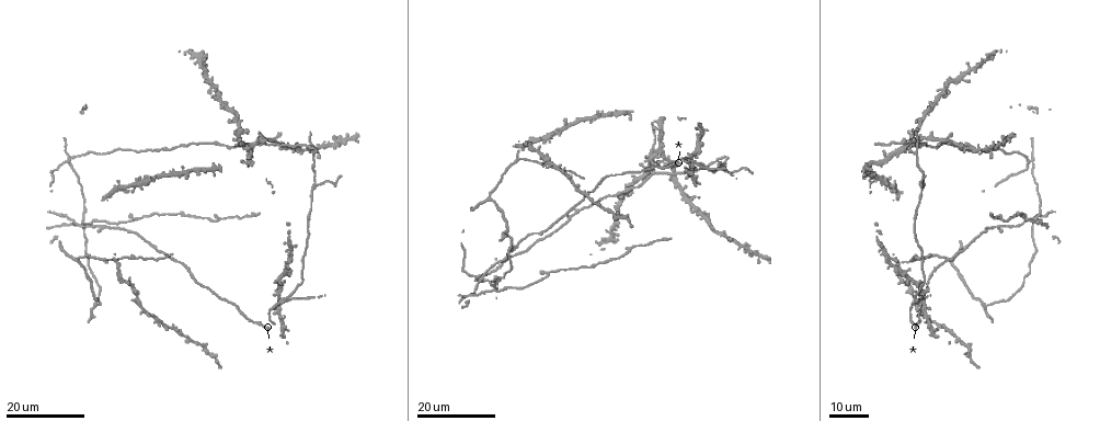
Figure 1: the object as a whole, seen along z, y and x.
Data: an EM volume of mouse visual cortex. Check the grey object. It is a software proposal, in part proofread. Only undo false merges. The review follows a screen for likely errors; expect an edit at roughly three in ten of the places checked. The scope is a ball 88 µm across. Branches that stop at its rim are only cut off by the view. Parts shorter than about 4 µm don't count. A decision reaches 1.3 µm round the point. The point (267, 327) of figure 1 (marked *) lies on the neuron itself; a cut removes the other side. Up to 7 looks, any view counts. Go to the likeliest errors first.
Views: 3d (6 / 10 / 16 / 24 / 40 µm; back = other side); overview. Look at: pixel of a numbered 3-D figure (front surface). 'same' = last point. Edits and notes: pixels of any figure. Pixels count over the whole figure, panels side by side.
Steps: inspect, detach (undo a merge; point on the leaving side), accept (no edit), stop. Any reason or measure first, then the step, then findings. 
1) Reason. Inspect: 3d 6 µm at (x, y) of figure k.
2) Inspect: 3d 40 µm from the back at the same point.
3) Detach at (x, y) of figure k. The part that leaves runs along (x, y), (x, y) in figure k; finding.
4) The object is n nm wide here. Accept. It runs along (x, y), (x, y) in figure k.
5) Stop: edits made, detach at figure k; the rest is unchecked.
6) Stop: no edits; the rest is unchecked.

Branch point. Inspect: 3d 16 µm at (727, 173) of figure 1.

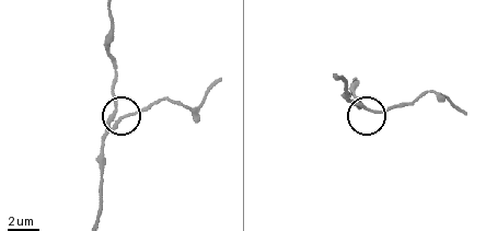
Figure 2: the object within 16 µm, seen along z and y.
Zoom in. Inspect: 3d 10 µm at (364, 106) of figure 2.

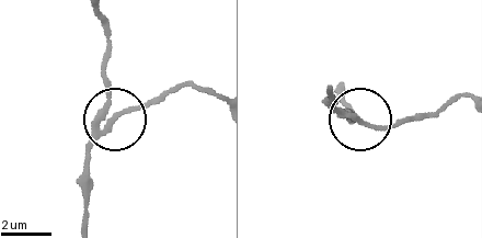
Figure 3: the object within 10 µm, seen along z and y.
Inspect: 3d 10 µm from the back at (113, 116) of figure 3.

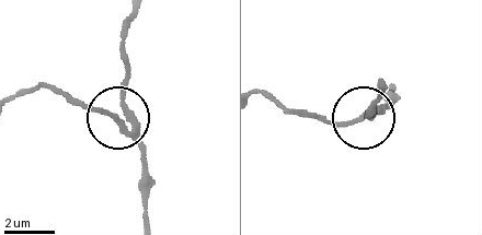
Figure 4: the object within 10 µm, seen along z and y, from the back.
The side arm is 9 µm long. Accept. It runs along (147, 222), (147, 172), (135, 134), (110, 114), (55, 91) in figure 4; one neuron here.

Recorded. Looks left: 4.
Three arms meet. Inspect: 3d 16 µm at (987, 306) of figure 1.

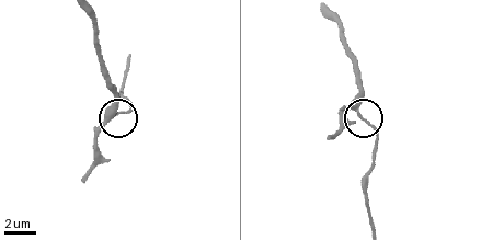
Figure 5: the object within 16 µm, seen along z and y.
Closer look. Inspect: 3d 6 µm at (361, 117) of figure 5.

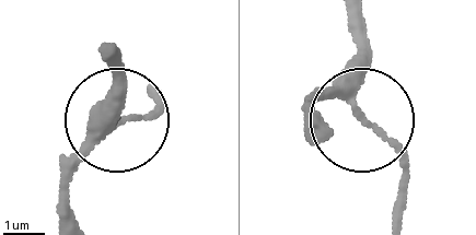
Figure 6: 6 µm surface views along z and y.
3 arms meet here. Accept. One neuron here.

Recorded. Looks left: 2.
Stop: no edits; the rest is unchecked.

